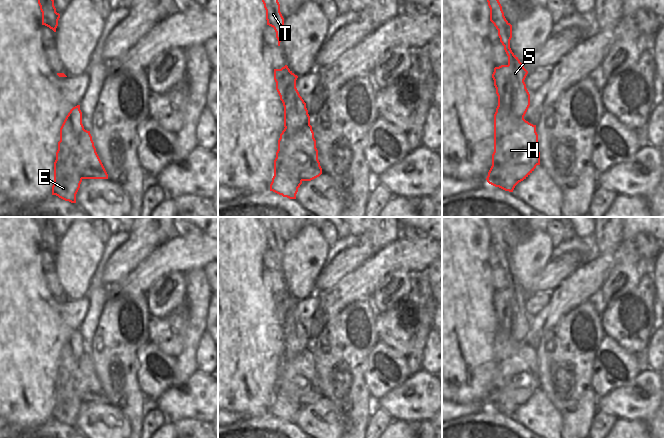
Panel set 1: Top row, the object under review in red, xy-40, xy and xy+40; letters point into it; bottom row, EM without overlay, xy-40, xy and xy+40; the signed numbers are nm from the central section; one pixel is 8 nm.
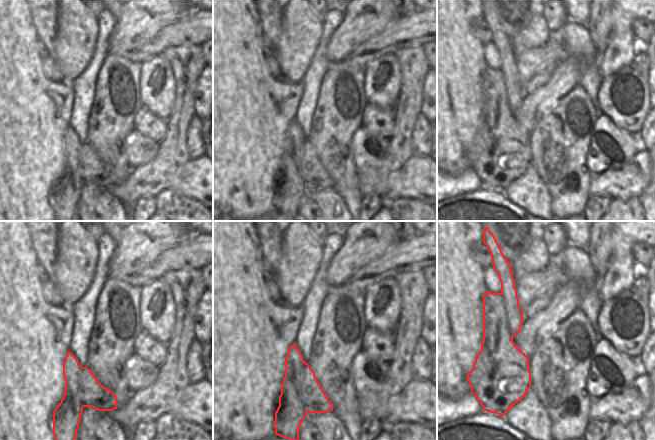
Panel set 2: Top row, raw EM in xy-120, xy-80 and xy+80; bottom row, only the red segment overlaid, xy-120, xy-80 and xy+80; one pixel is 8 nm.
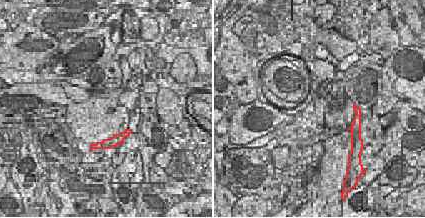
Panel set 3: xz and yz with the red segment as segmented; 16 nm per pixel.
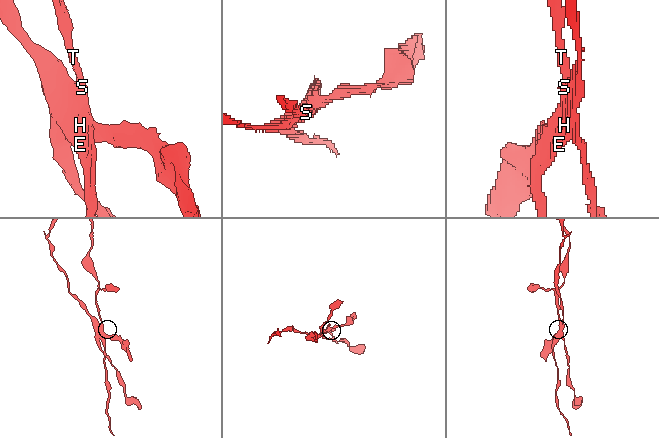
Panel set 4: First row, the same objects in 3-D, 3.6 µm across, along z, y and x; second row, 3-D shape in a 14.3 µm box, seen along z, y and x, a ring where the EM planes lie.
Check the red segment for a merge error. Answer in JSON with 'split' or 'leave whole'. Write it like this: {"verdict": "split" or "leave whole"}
{"verdict": "split"}

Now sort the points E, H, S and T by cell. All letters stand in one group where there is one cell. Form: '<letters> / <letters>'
E H / S T

